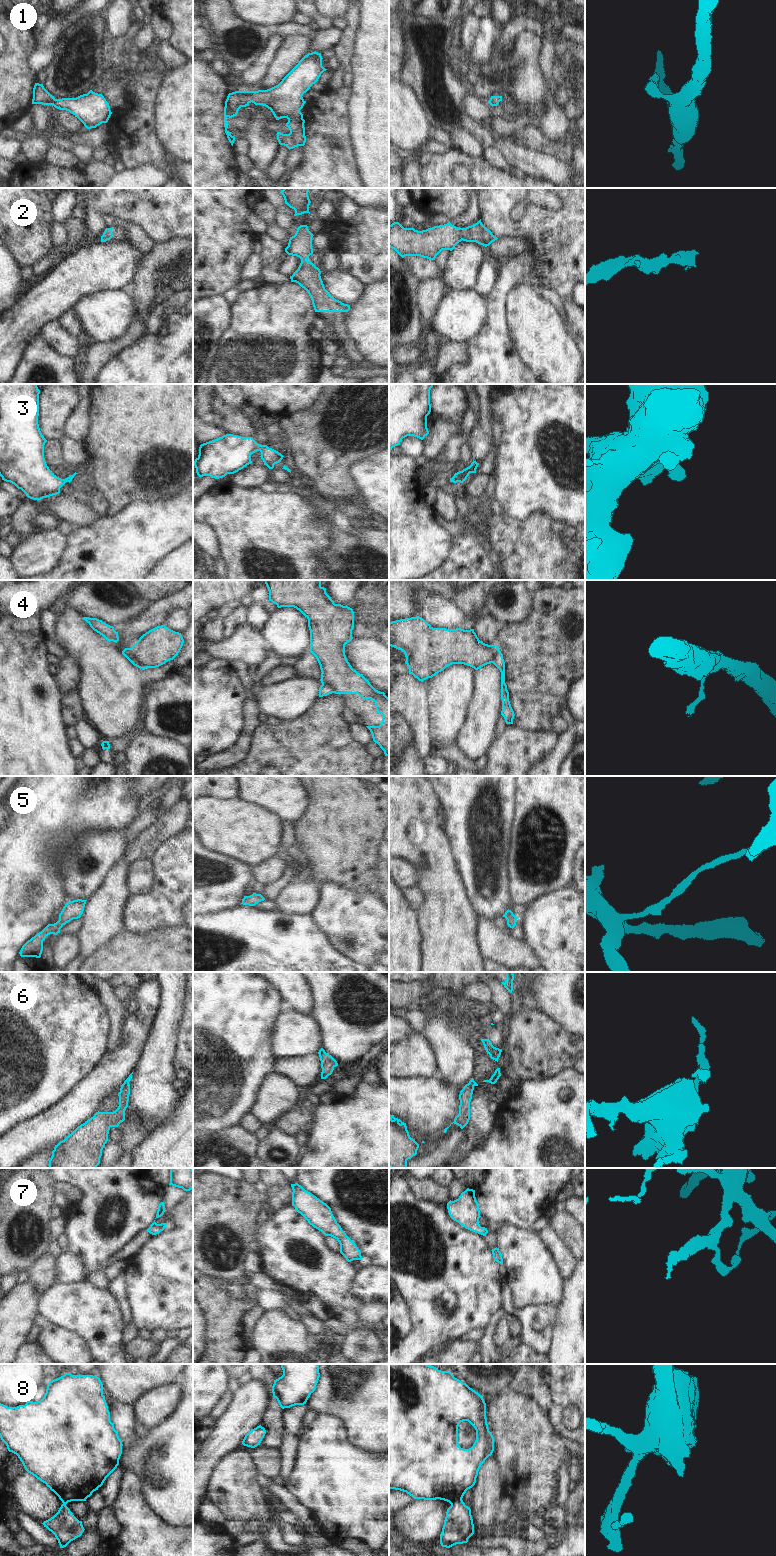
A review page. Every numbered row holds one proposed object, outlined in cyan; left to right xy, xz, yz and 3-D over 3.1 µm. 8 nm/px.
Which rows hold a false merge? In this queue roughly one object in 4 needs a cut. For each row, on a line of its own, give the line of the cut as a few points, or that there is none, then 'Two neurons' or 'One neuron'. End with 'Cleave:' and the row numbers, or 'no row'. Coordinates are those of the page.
1: No split. One neuron
2: No split. One neuron
3: No split. One neuron
4: Split along xy (129, 648), (134, 660), (146, 667). Two neurons
5: No split. One neuron
6: No split. One neuron
7: No split. One neuron
8: Split along yz (461, 1498), (451, 1504). Two neurons
Cleave: 4, 8.

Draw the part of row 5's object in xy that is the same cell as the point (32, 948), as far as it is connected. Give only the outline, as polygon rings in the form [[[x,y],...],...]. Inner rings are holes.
[[[77,899],[65,904],[59,920],[54,924],[48,924],[41,932],[28,940],[21,948],[19,954],[21,957],[36,957],[40,958],[43,951],[43,941],[45,938],[54,934],[60,933],[60,929],[73,919],[81,917],[87,900]]]

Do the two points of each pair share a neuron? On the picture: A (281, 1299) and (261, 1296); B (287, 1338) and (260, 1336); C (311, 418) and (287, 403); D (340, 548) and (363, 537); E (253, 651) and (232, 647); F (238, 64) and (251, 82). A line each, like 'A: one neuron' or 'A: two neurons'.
A: one neuron
B: one neuron
C: two neurons
D: one neuron
E: one neuron
F: two neurons

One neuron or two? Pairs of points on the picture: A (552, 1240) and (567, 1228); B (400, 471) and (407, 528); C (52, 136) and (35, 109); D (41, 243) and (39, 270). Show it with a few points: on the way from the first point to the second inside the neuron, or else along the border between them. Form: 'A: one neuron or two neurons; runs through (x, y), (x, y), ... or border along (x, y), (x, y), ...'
A: two neurons; border along (548, 1225), (572, 1254)
B: one neuron; runs through (400, 485), (400, 514)
C: two neurons; border along (30, 112), (36, 132), (50, 128)
D: two neurons; border along (48, 253), (40, 257), (31, 266)

